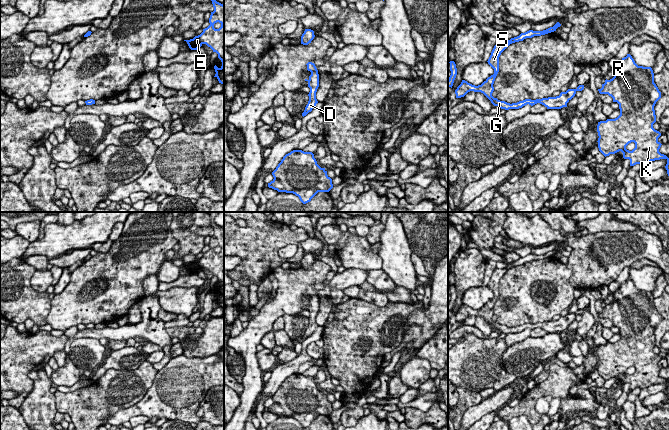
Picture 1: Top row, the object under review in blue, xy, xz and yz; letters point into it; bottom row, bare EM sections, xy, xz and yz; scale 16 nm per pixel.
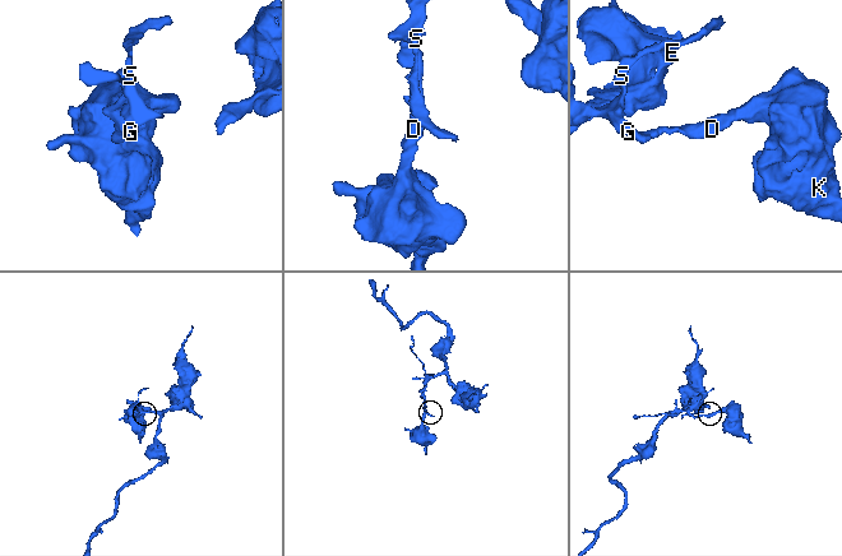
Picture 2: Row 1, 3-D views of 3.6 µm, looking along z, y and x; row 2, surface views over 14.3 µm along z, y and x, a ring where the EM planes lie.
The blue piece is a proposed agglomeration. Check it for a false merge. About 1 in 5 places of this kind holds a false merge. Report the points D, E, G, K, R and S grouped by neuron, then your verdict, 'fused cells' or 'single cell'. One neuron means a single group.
groups D E G K R S; single cell

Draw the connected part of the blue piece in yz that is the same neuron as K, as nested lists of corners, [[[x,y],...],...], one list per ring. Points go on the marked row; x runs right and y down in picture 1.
[[[627,54],[614,68],[614,77],[610,80],[606,79],[602,88],[598,91],[600,94],[611,96],[613,102],[619,104],[620,109],[620,115],[617,118],[598,122],[599,138],[597,142],[599,151],[605,157],[621,151],[623,158],[630,160],[630,166],[666,159],[665,168],[669,176],[669,158],[659,152],[662,144],[658,141],[658,138],[661,133],[653,128],[653,124],[656,122],[654,106],[661,98],[661,92],[654,83],[652,68],[638,66],[632,56]]]

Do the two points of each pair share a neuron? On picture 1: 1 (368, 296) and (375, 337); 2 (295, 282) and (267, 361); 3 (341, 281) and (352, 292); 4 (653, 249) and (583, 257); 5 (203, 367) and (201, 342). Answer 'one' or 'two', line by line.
1: two
2: two
3: two
4: one
5: two

